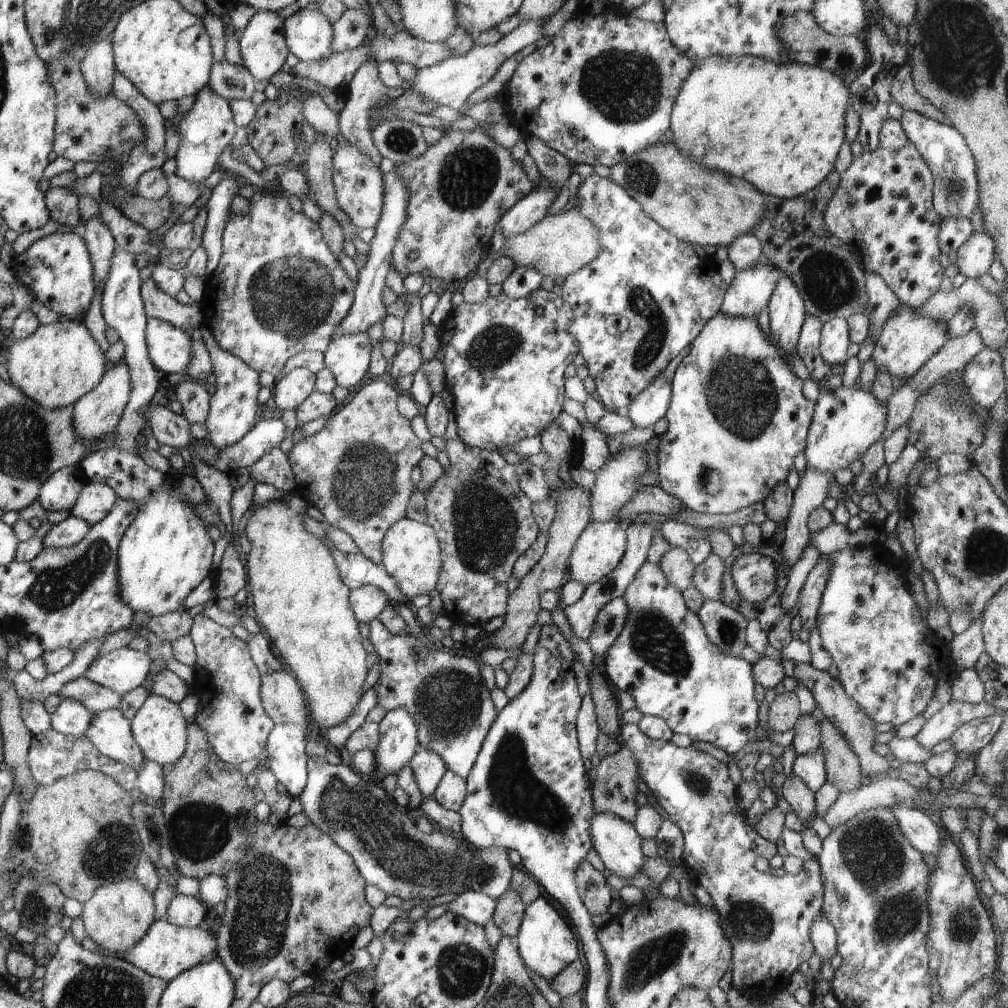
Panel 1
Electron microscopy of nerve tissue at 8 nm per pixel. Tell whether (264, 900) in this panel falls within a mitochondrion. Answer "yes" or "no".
yes

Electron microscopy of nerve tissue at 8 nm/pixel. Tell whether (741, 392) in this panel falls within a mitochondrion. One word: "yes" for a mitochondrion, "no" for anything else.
yes

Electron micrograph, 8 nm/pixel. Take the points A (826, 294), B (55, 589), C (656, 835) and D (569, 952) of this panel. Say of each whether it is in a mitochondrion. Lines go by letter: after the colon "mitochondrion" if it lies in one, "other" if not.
A: mitochondrion
B: mitochondrion
C: other
D: other

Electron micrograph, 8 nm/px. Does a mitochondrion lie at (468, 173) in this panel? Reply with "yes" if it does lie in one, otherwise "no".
yes

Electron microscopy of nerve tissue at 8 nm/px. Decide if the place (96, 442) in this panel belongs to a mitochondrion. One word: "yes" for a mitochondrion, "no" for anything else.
no

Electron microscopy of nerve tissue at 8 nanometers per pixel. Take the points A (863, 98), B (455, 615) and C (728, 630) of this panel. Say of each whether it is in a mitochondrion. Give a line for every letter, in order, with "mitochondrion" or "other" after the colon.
A: other
B: other
C: mitochondrion

